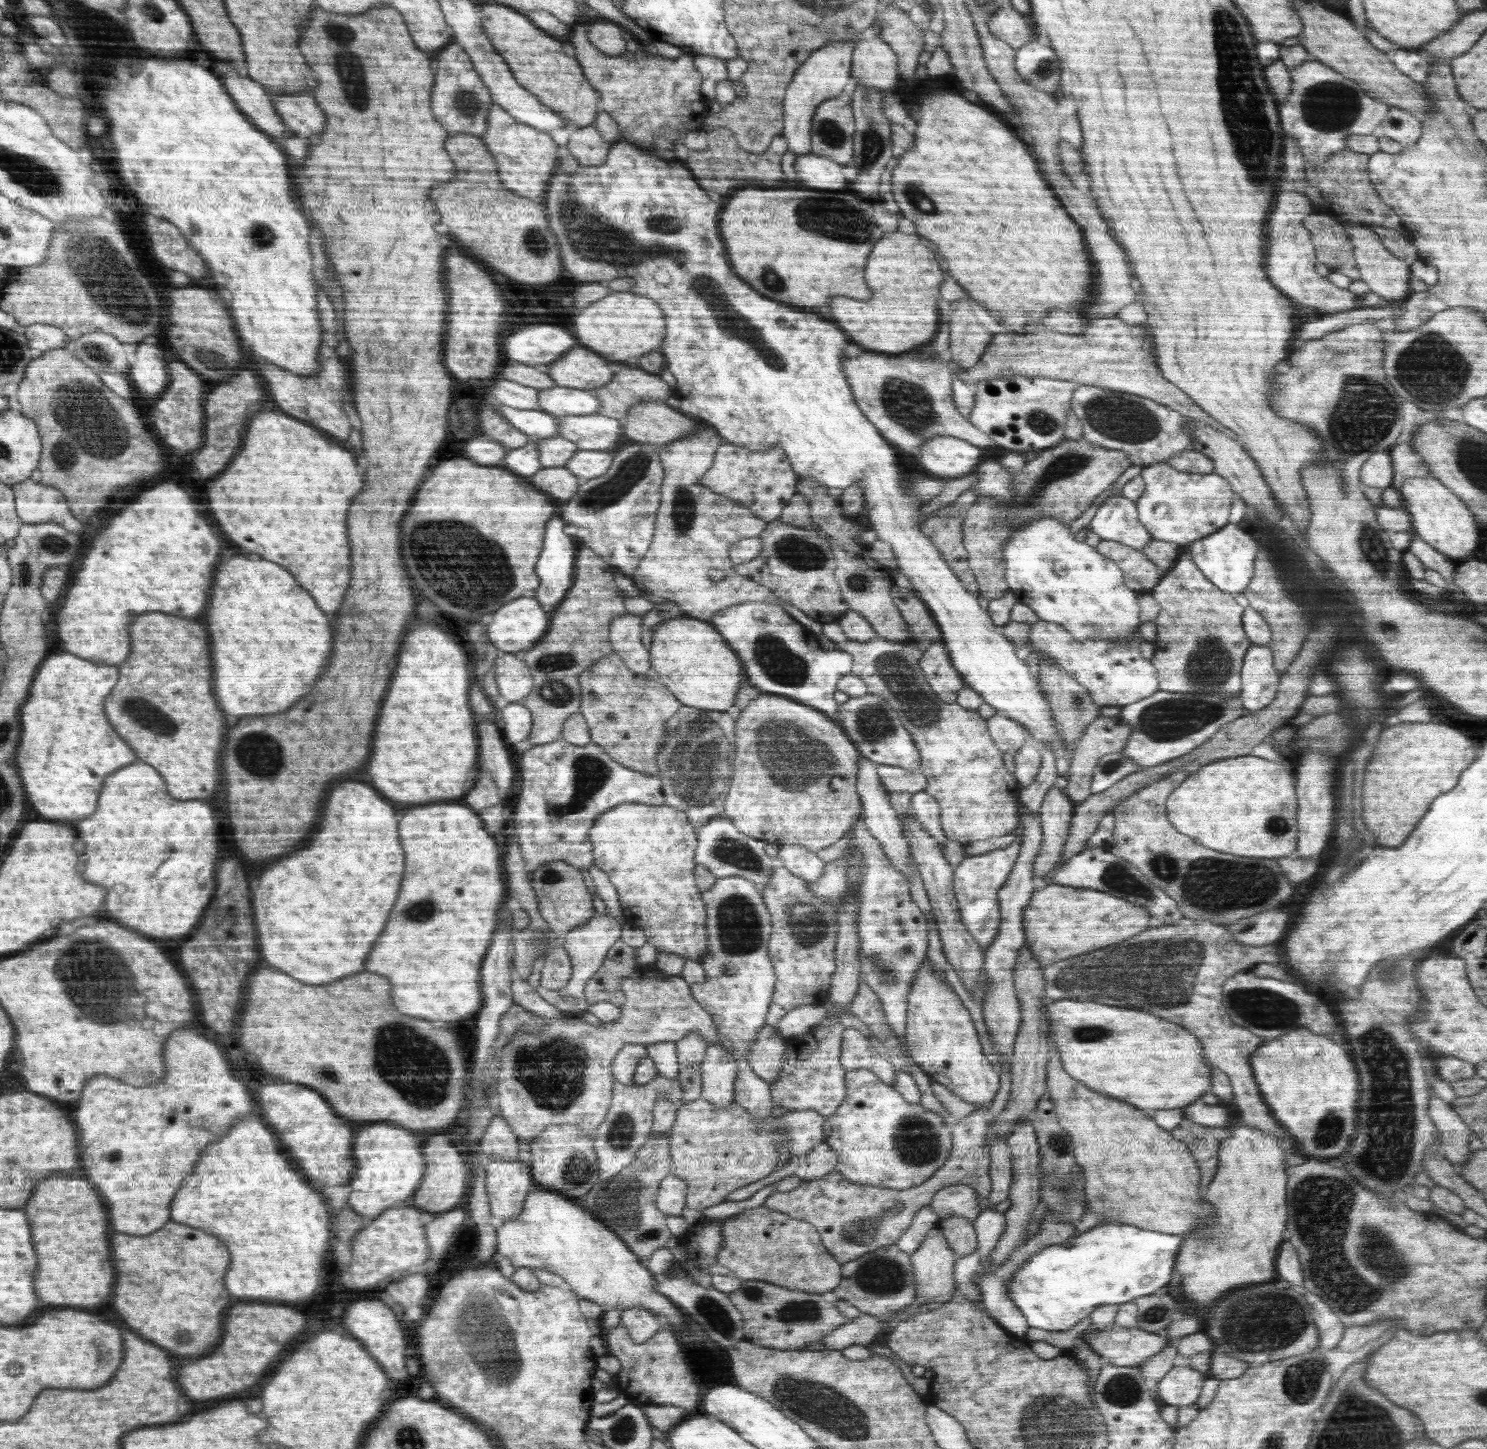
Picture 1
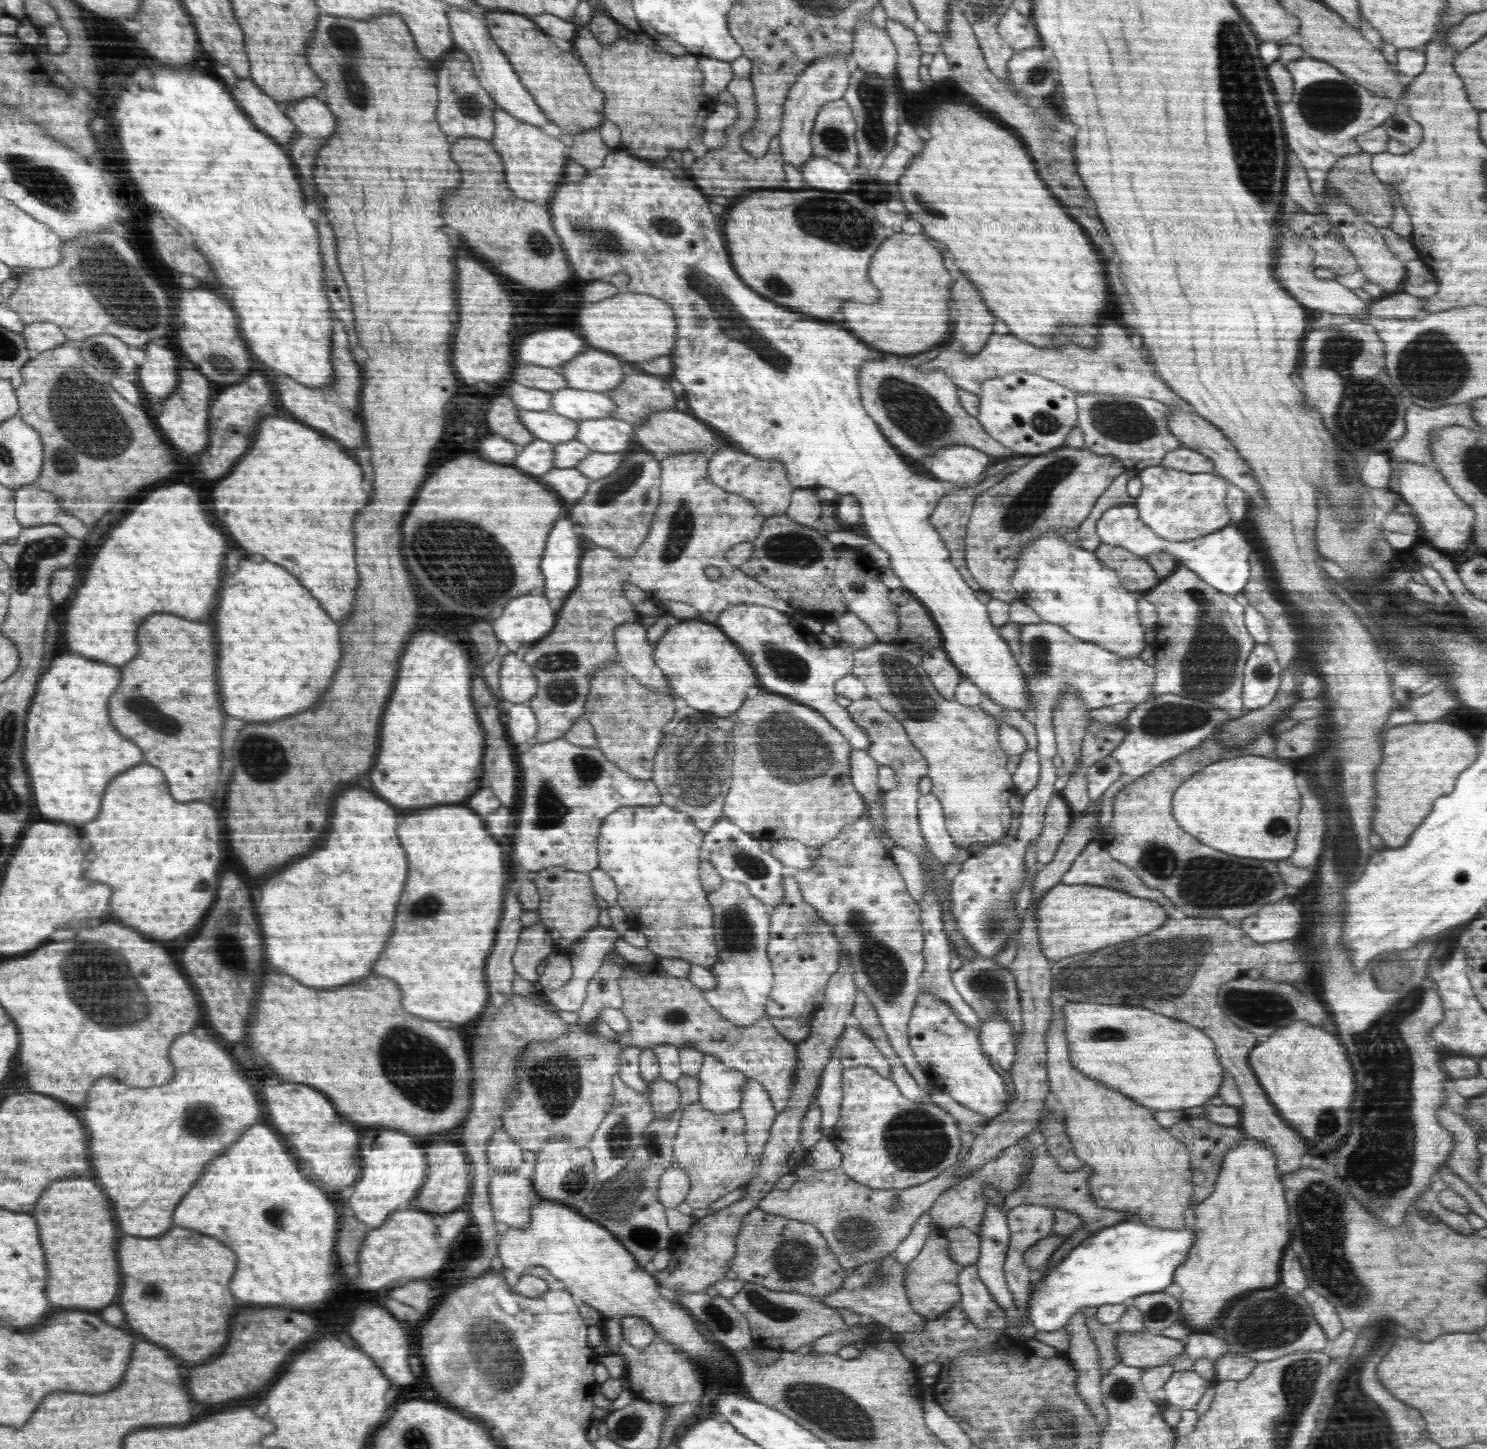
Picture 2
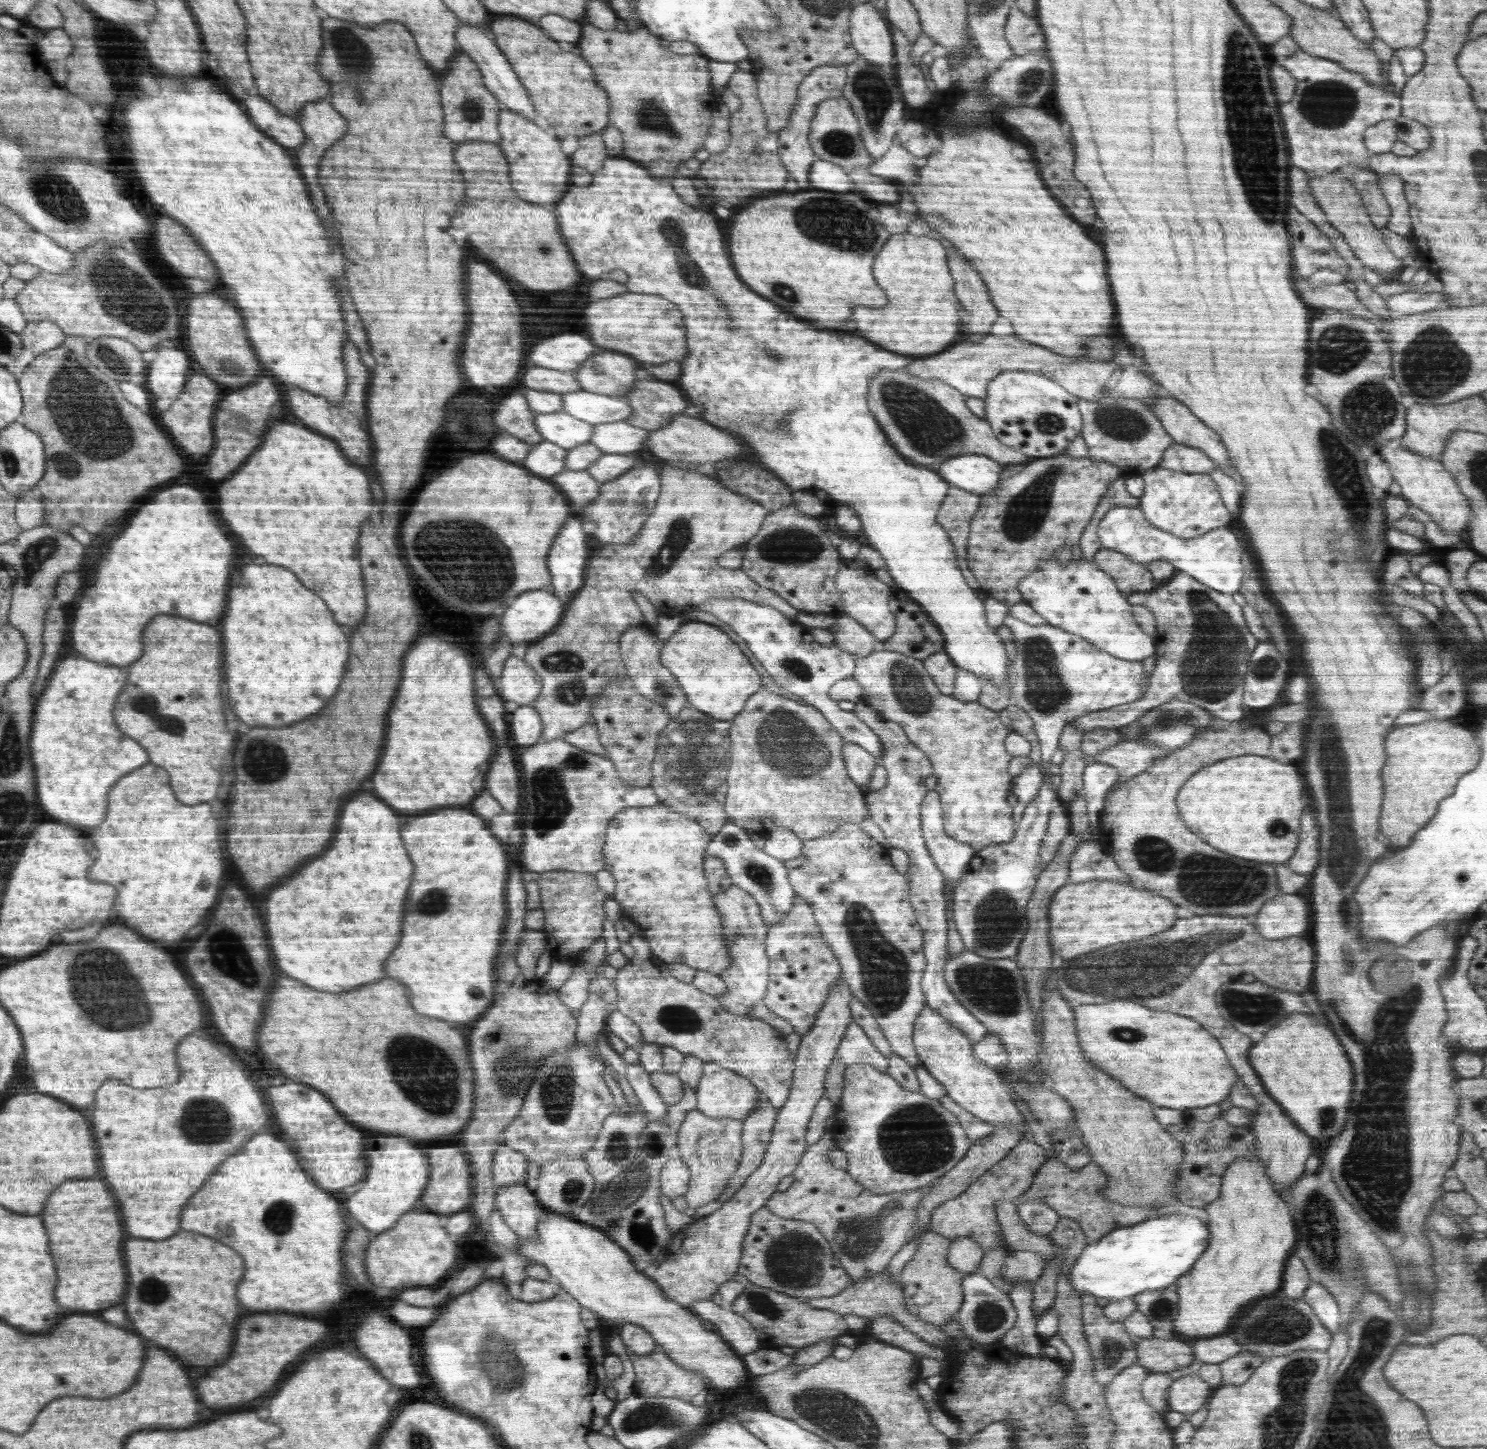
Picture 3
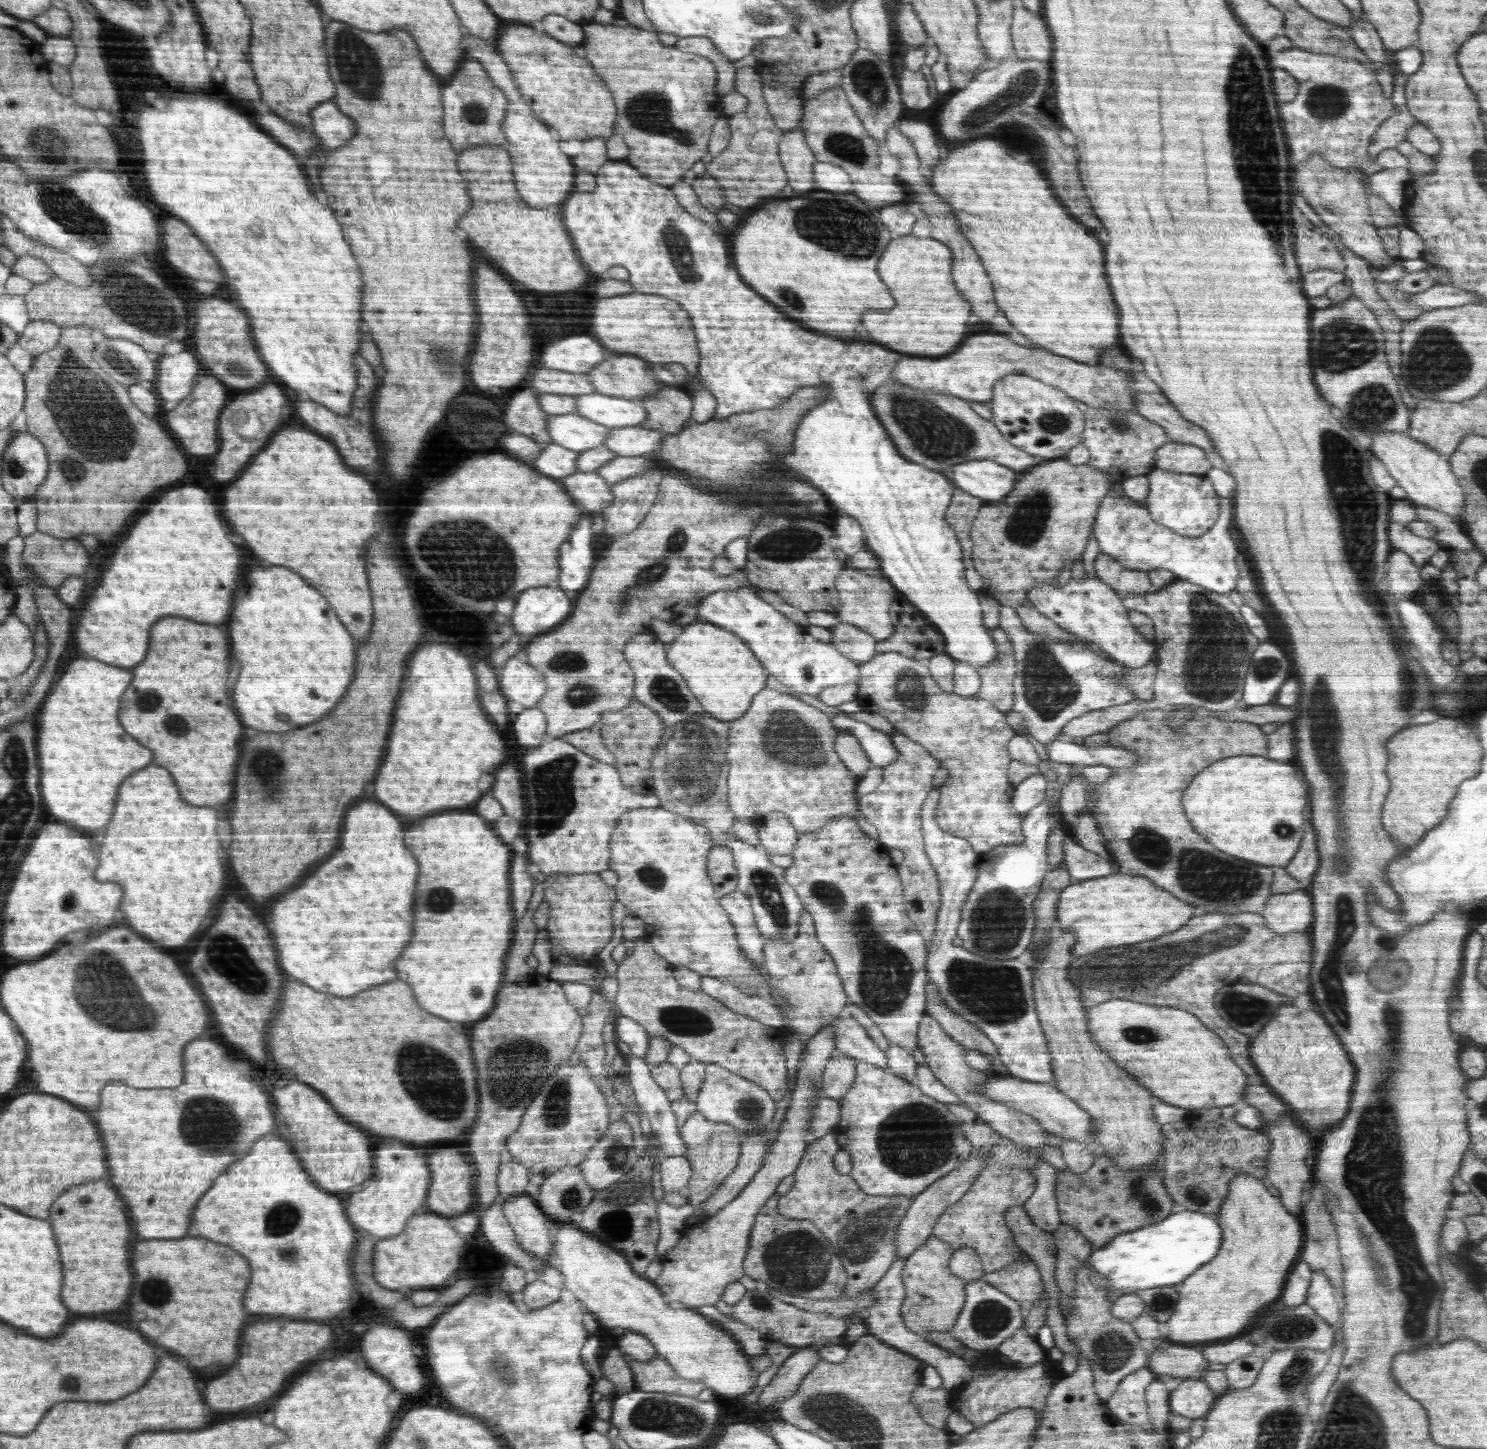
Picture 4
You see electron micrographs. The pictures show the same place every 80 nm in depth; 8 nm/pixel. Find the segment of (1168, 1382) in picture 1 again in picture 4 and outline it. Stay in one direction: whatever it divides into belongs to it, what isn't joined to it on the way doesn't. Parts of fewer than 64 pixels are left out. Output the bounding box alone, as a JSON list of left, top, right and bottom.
[1169,1378,1217,1419]

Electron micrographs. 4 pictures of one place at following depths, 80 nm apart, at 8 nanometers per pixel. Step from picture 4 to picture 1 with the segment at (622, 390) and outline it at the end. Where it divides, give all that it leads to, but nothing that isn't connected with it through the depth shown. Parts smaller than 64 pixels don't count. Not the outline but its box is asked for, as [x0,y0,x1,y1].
[545,346,616,391]

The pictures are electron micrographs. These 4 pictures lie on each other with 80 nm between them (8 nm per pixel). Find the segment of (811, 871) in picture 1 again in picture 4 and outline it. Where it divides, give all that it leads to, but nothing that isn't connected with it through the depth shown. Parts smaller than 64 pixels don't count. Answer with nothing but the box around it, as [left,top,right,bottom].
[756,813,798,856]

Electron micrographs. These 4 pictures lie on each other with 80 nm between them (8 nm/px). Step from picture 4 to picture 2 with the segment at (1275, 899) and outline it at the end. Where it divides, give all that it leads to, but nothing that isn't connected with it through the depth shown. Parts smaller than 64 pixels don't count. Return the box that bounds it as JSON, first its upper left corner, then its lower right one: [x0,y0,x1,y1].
[1239,898,1302,942]

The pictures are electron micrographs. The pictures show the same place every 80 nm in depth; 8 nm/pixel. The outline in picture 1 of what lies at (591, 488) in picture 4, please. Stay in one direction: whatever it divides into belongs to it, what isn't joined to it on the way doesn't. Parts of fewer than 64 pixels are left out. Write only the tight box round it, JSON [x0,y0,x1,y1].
[529,467,580,500]

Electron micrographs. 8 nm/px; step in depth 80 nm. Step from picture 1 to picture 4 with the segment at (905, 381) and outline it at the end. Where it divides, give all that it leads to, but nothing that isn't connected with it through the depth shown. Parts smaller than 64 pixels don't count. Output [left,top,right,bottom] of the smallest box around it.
[871,380,1047,474]

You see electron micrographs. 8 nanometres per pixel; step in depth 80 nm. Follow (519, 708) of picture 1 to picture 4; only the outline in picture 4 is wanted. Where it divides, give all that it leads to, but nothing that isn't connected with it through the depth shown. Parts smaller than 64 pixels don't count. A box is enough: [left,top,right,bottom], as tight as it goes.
[512,707,548,746]

